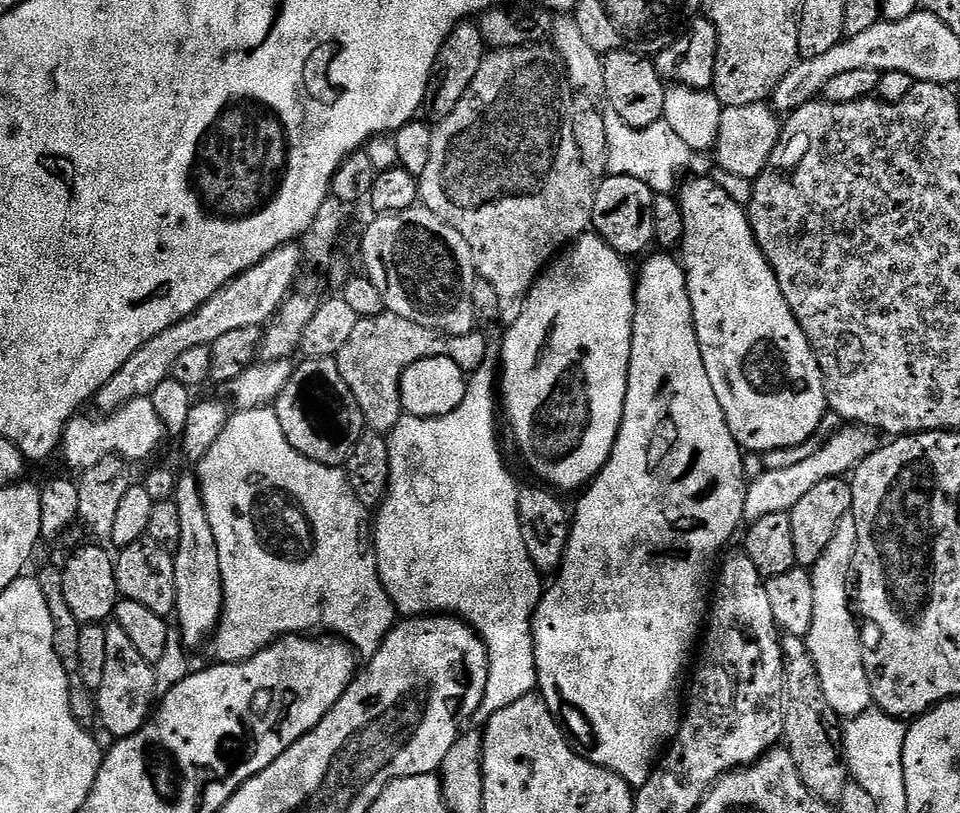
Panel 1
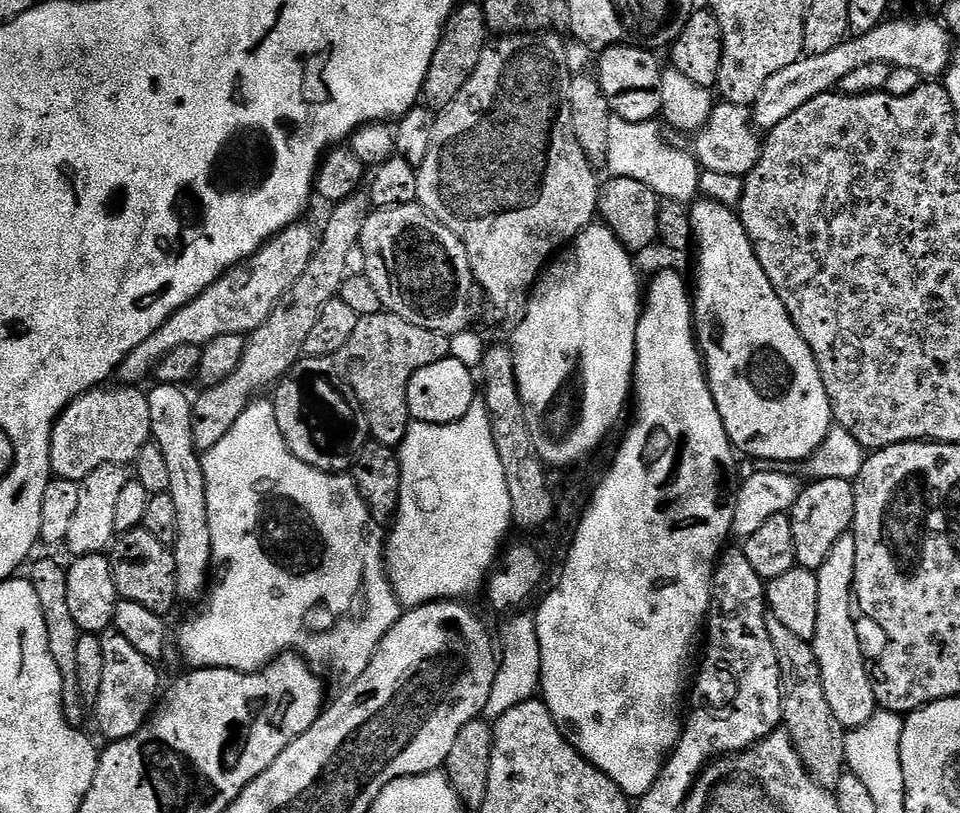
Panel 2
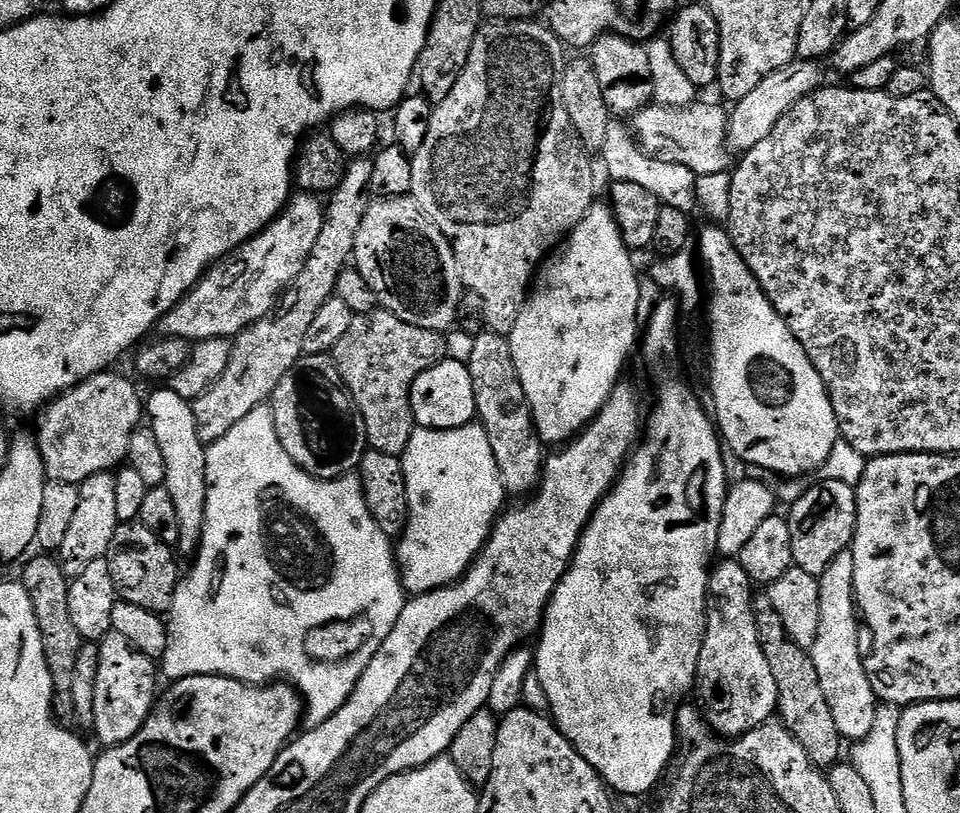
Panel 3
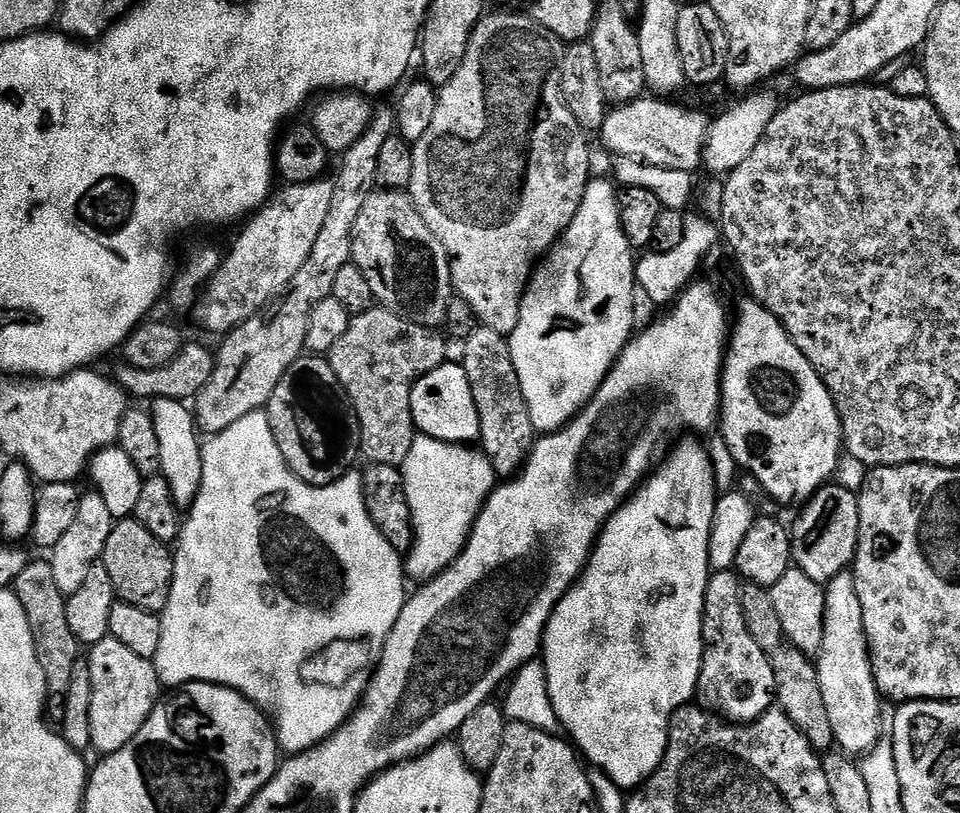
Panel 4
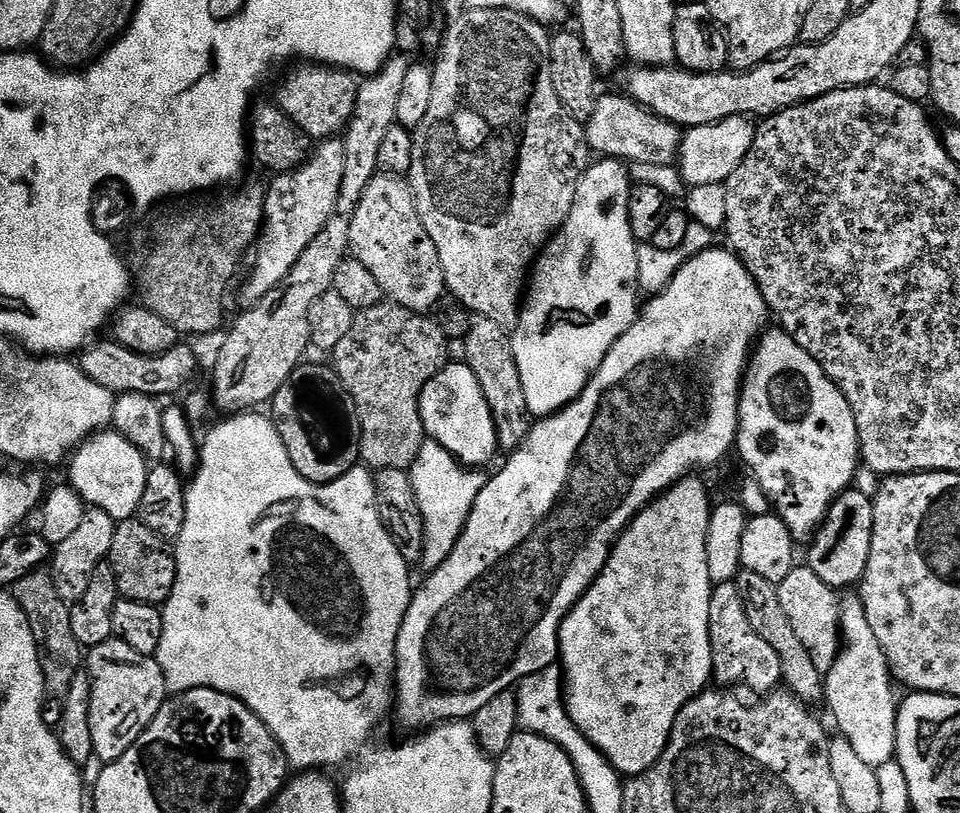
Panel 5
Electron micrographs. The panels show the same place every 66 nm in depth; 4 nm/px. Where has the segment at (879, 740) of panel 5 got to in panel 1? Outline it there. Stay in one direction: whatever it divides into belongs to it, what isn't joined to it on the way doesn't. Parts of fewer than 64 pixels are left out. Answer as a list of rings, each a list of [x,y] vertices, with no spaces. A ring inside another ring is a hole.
[[[849,514],[838,522],[834,538],[830,538],[826,550],[822,550],[822,558],[818,558],[810,570],[814,588],[814,620],[810,622],[806,637],[808,649],[822,682],[822,694],[826,694],[826,702],[830,702],[841,718],[860,716],[873,707],[866,652],[860,649],[860,632],[856,629],[858,620],[850,607],[850,577],[854,572],[857,546],[858,526]]]

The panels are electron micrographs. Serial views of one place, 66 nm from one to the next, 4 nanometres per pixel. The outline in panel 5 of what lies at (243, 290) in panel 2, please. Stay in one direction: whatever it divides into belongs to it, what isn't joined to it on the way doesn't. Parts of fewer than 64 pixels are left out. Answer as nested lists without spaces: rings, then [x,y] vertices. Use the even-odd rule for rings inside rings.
[[[340,138],[327,139],[313,147],[309,157],[295,172],[282,172],[275,177],[272,185],[267,185],[264,193],[264,217],[262,227],[254,245],[254,255],[251,257],[252,269],[248,272],[248,281],[244,284],[240,296],[245,305],[257,304],[266,294],[283,284],[290,270],[294,270],[294,262],[302,258],[302,250],[322,234],[322,226],[330,222],[336,212],[338,189],[342,187],[342,158],[344,157],[344,141]]]

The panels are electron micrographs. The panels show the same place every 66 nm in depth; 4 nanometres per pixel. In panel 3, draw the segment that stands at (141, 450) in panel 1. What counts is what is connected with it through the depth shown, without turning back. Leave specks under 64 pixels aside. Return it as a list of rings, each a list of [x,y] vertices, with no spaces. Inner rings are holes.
[[[109,370],[91,376],[89,380],[84,380],[78,386],[56,397],[39,416],[40,425],[34,429],[34,435],[36,447],[40,449],[40,457],[44,463],[45,477],[48,480],[80,485],[86,478],[99,472],[112,472],[127,461],[130,438],[141,427],[146,416],[145,401],[142,396],[140,400],[139,390],[126,377],[119,376],[116,370]]]

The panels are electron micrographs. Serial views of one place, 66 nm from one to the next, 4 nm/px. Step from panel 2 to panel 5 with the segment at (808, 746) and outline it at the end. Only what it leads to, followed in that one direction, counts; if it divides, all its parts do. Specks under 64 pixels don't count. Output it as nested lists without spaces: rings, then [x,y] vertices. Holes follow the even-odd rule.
[[[743,570],[737,571],[734,583],[740,595],[742,610],[745,611],[746,622],[750,622],[754,634],[770,642],[770,646],[774,646],[778,654],[783,687],[797,696],[806,706],[821,703],[824,700],[825,677],[818,670],[814,670],[810,654],[806,654],[806,648],[802,646],[802,642],[798,642],[794,630],[790,630],[790,622],[787,621],[786,614],[782,614],[782,604],[778,602],[776,585],[766,582],[764,578],[758,578],[753,572]]]

